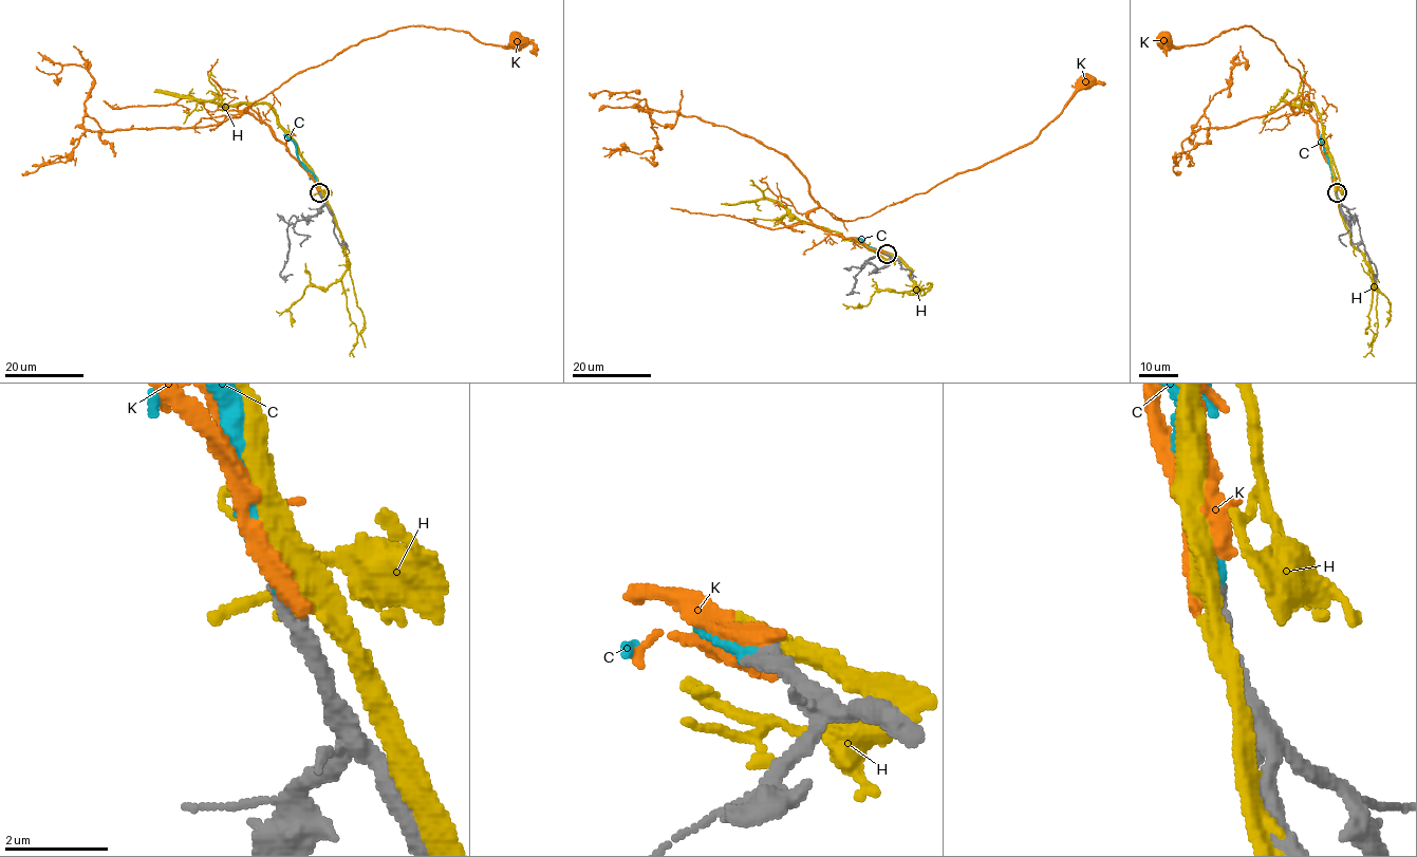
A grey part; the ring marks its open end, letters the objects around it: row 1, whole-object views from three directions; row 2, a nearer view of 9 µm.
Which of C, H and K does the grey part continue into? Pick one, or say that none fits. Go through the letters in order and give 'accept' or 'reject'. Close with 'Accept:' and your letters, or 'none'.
C: accept
H: reject
K: reject
Accept: C

